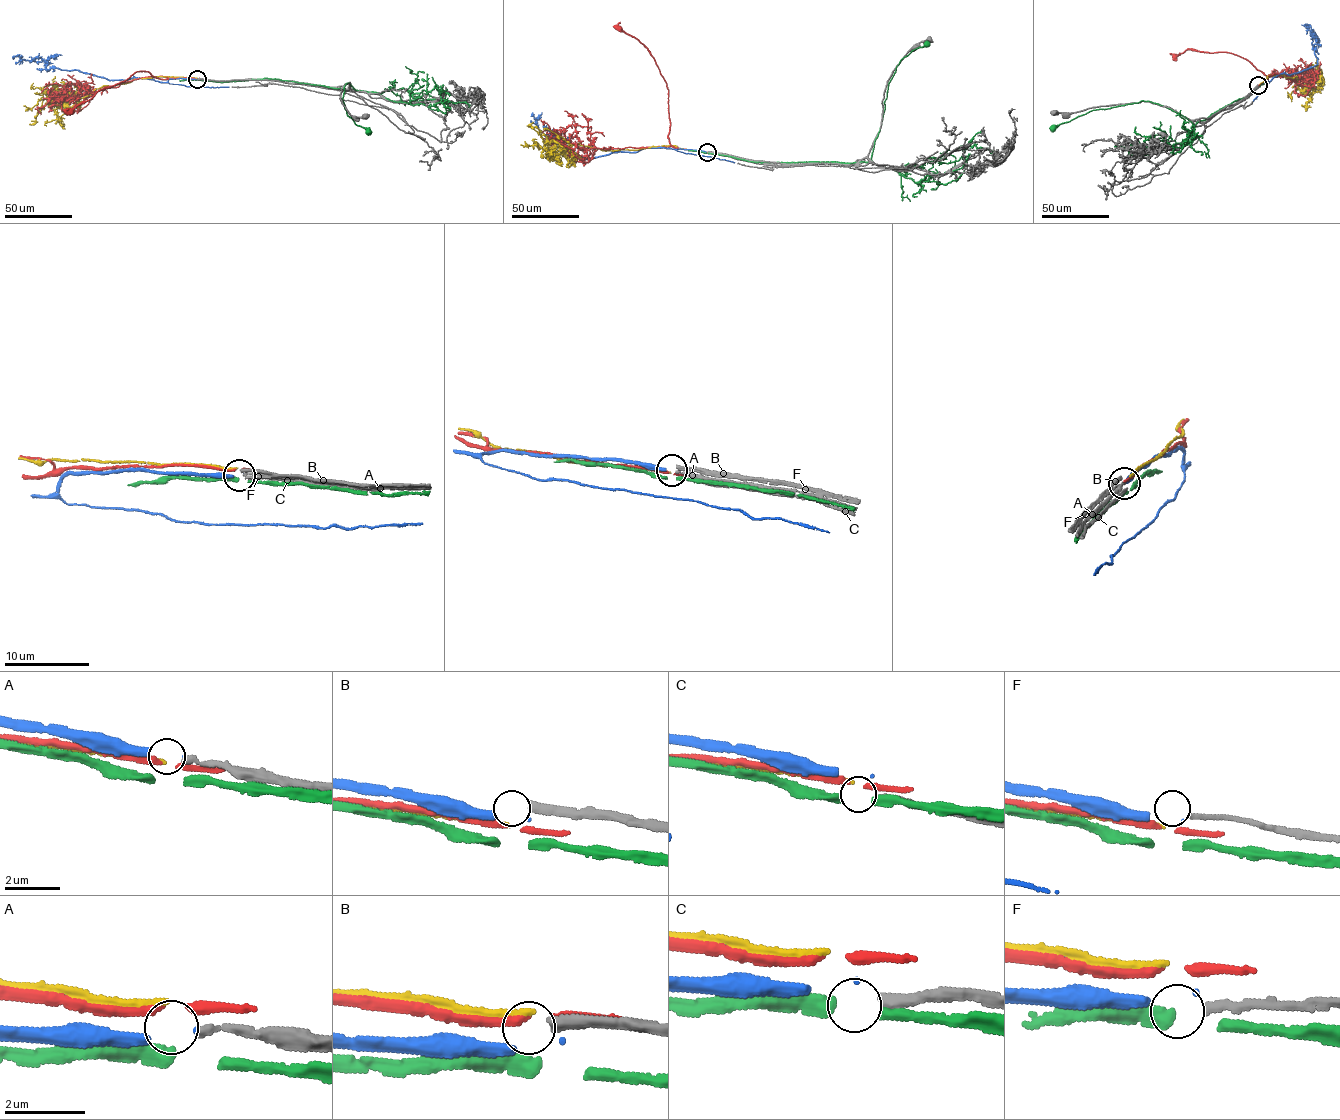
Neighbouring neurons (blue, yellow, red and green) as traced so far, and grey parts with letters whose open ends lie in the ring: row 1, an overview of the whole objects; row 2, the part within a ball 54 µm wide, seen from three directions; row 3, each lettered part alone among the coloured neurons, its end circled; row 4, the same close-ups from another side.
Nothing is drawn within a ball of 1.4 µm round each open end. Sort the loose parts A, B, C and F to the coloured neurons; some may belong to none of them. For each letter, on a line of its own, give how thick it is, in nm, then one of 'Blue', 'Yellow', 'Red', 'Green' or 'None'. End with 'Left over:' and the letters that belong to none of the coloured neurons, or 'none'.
A: Thickness 200 nm. Blue
B: Thickness 300 nm. None
C: Thickness 240 nm. None
F: Thickness 190 nm. None
Left over: B, C, F

